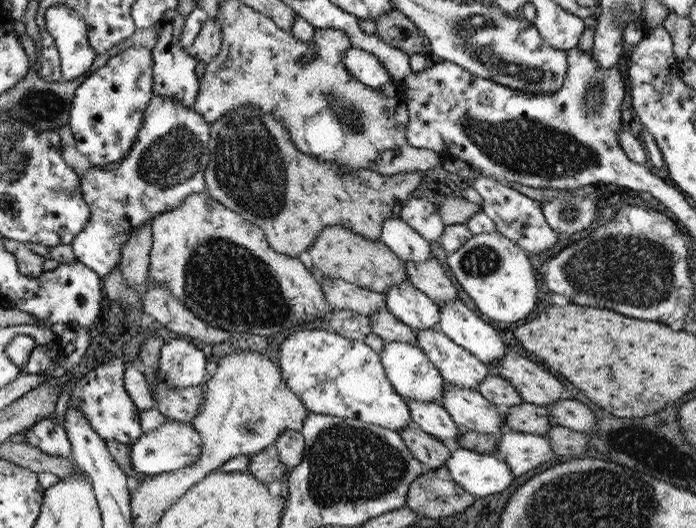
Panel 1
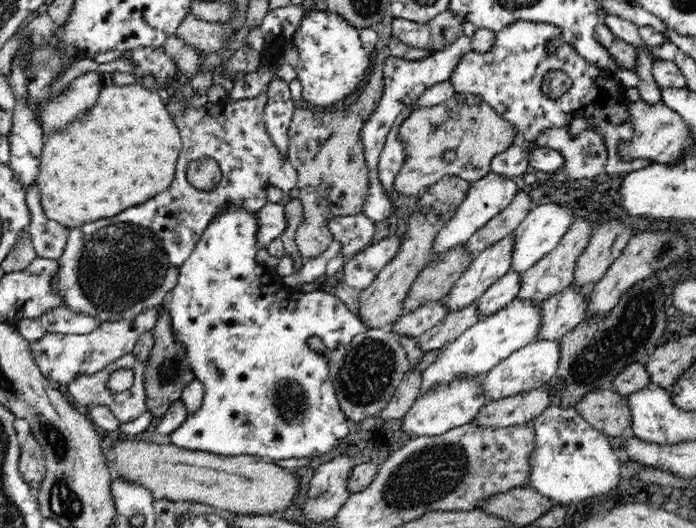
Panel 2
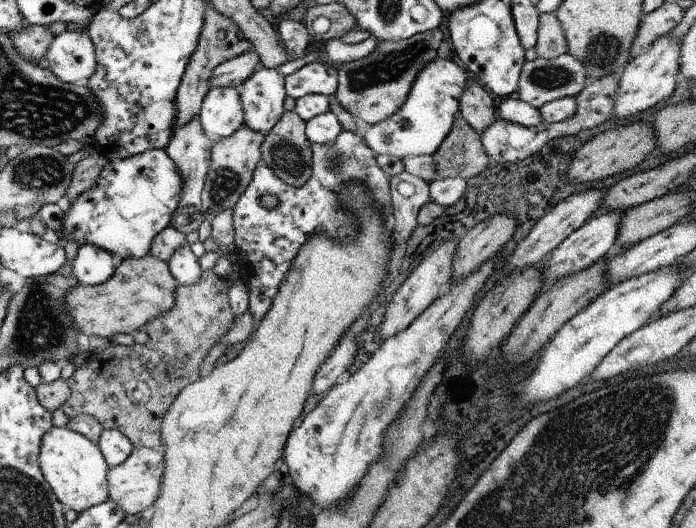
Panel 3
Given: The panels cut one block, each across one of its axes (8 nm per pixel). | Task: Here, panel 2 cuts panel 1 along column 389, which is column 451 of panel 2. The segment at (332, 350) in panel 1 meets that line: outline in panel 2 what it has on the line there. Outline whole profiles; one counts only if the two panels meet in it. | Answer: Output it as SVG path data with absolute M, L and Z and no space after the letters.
M478 377L464 378L464 380L456 380L448 386L441 386L438 391L429 391L418 398L401 418L401 429L411 438L418 438L418 436L440 436L448 430L469 424L480 408L488 404L480 393L479 380Z

